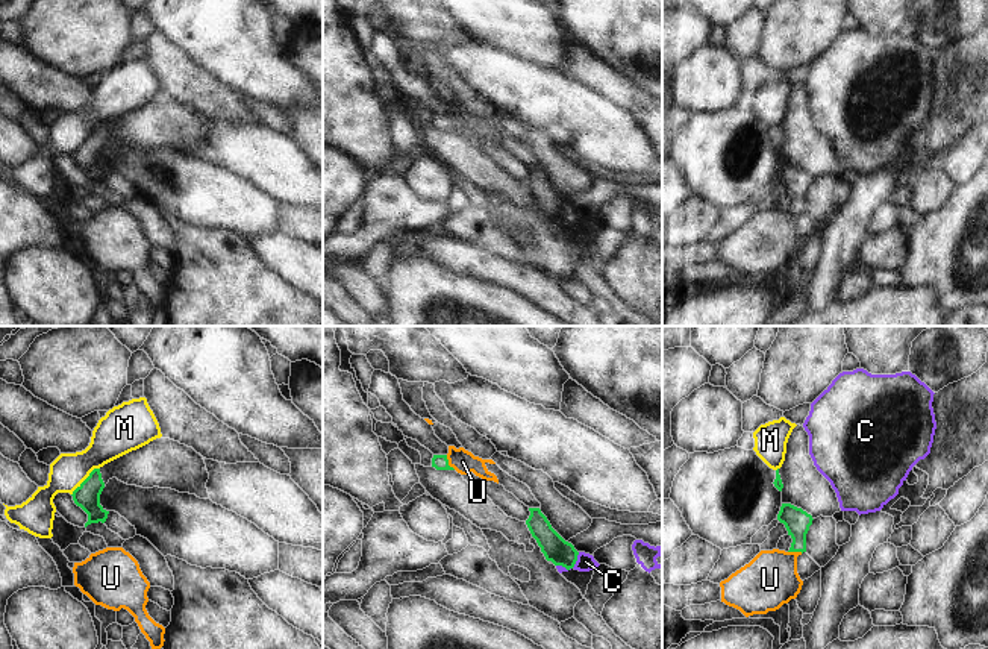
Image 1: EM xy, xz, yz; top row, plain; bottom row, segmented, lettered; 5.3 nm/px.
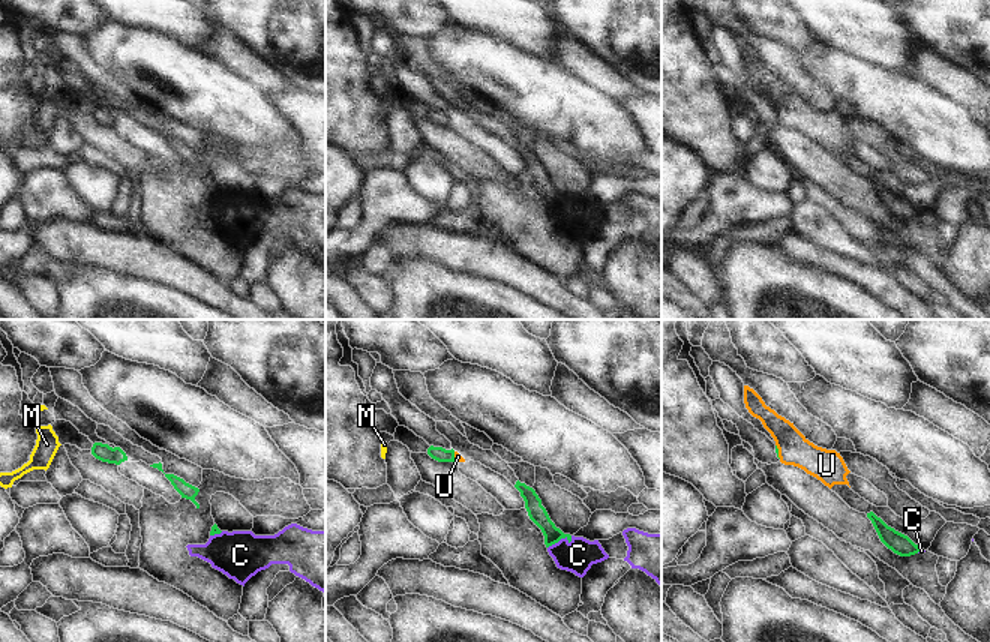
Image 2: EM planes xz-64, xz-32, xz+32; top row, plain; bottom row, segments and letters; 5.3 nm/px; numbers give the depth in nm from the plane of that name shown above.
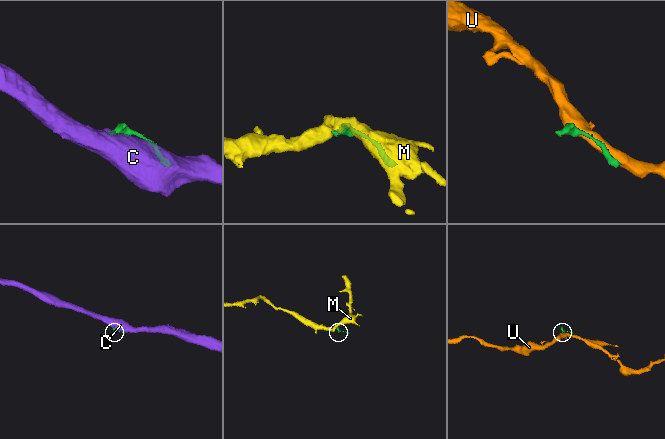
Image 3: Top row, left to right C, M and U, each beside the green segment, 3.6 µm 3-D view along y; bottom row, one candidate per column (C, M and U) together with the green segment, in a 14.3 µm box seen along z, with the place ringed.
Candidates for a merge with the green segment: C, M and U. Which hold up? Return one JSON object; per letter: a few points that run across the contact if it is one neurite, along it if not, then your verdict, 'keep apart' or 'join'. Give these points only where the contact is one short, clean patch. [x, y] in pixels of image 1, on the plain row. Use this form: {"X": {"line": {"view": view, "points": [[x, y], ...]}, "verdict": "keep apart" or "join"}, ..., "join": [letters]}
{"C": {"line": {"view": "xz", "points": [[579, 213], [572, 228], [556, 226]]}, "verdict": "keep apart"}, "M": {"line": {"view": "xy", "points": [[99, 128], [71, 155]]}, "verdict": "keep apart"}, "U": {"line": {"view": "xz", "points": [[438, 122], [447, 123], [462, 122]]}, "verdict": "join"}, "join": ["U"]}

